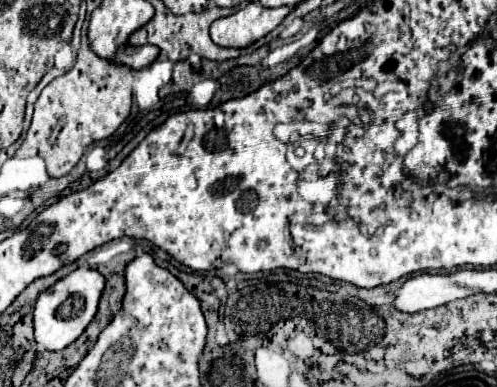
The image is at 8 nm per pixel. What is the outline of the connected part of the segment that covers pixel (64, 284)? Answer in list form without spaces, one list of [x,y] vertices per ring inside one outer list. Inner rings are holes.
[[[75,269],[65,279],[57,281],[53,287],[43,291],[37,299],[33,311],[35,325],[35,341],[47,351],[61,351],[71,345],[93,321],[95,309],[99,305],[99,297],[103,295],[105,281],[99,271],[93,269]]]

